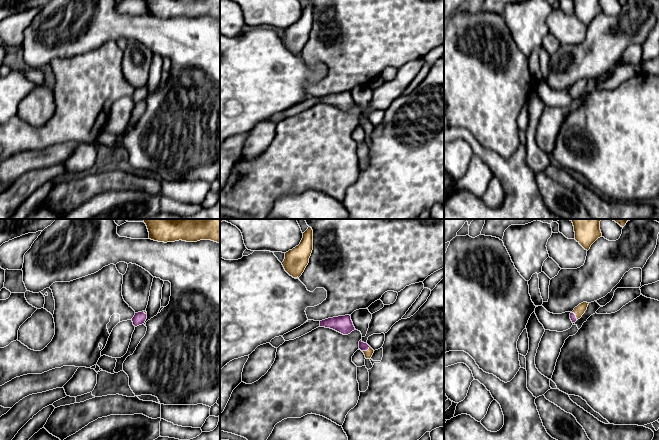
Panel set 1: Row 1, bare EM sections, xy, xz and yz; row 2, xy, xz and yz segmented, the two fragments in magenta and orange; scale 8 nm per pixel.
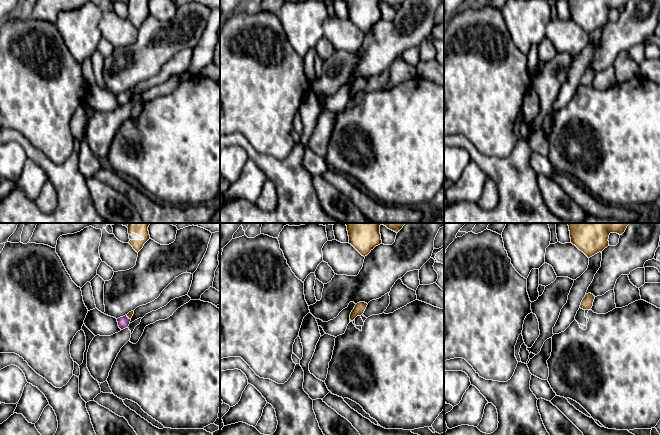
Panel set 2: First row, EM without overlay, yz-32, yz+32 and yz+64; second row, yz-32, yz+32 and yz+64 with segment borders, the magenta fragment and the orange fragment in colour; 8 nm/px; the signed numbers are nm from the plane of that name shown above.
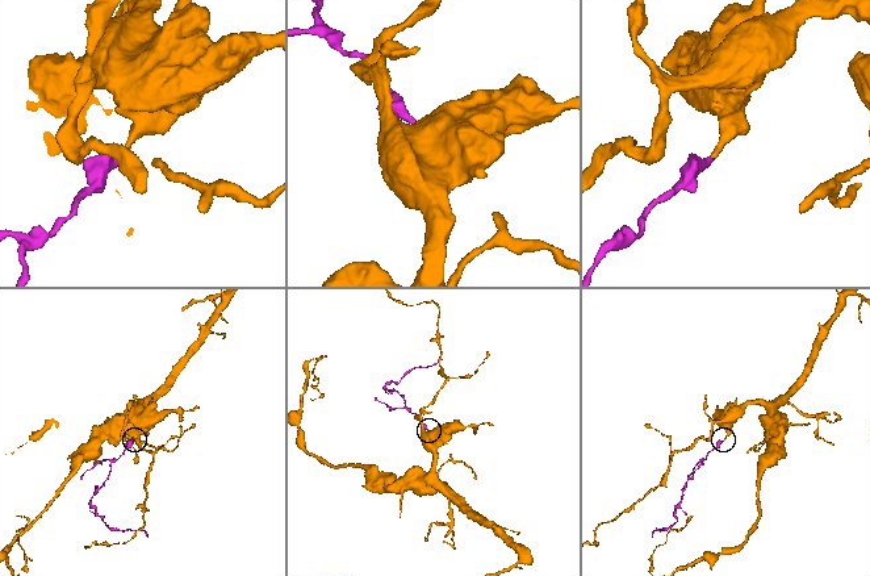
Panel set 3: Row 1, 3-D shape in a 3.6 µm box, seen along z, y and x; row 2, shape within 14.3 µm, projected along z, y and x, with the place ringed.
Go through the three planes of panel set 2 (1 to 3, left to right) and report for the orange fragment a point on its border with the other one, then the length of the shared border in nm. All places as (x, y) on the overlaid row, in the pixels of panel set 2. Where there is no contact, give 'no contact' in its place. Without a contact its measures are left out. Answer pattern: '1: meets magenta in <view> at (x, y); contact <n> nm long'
1: meets magenta in yz-32 at (127, 317); contact 50 nm long
2: no contact
3: no contact

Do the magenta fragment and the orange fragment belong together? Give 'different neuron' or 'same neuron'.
same neuron

